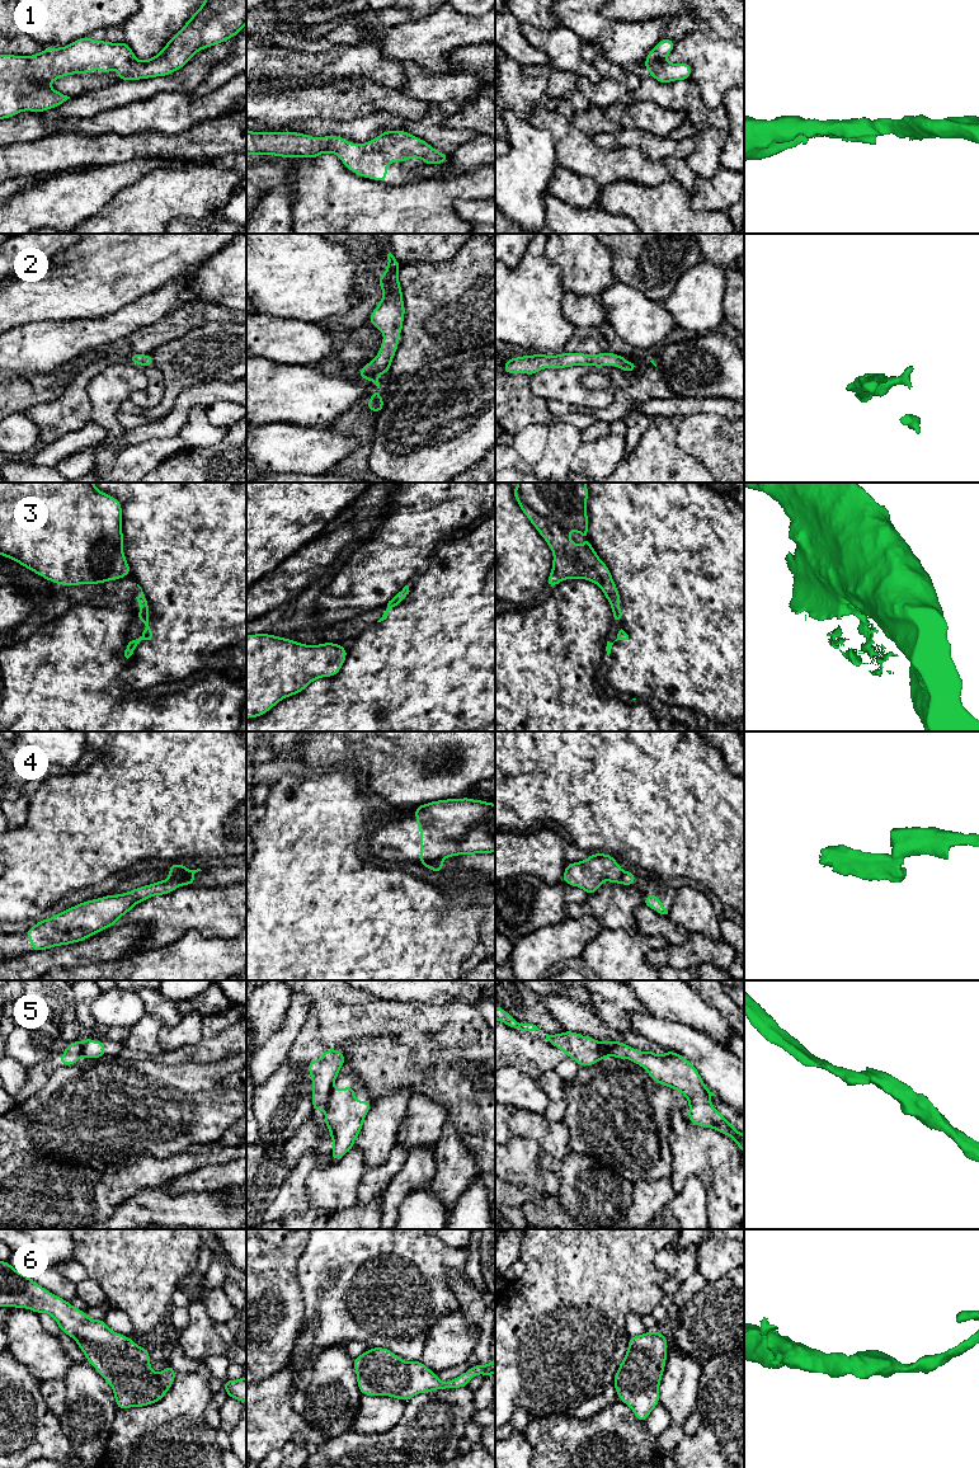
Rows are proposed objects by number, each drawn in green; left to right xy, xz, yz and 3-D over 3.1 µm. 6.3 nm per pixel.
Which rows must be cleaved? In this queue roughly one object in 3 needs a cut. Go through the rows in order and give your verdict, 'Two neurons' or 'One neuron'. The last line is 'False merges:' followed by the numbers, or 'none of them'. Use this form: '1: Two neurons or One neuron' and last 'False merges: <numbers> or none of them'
1: One neuron
2: One neuron
3: Two neurons
4: Two neurons
5: Two neurons
6: One neuron
False merges: 3, 4, 5

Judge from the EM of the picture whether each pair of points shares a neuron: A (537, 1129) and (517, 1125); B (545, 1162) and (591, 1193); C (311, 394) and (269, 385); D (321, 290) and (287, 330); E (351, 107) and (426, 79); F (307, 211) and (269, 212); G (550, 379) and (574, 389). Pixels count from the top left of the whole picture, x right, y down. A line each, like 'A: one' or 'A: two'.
A: one
B: one
C: one
D: two
E: two
F: two
G: one

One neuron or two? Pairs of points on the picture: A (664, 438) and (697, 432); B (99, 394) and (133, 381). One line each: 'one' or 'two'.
A: two
B: one

